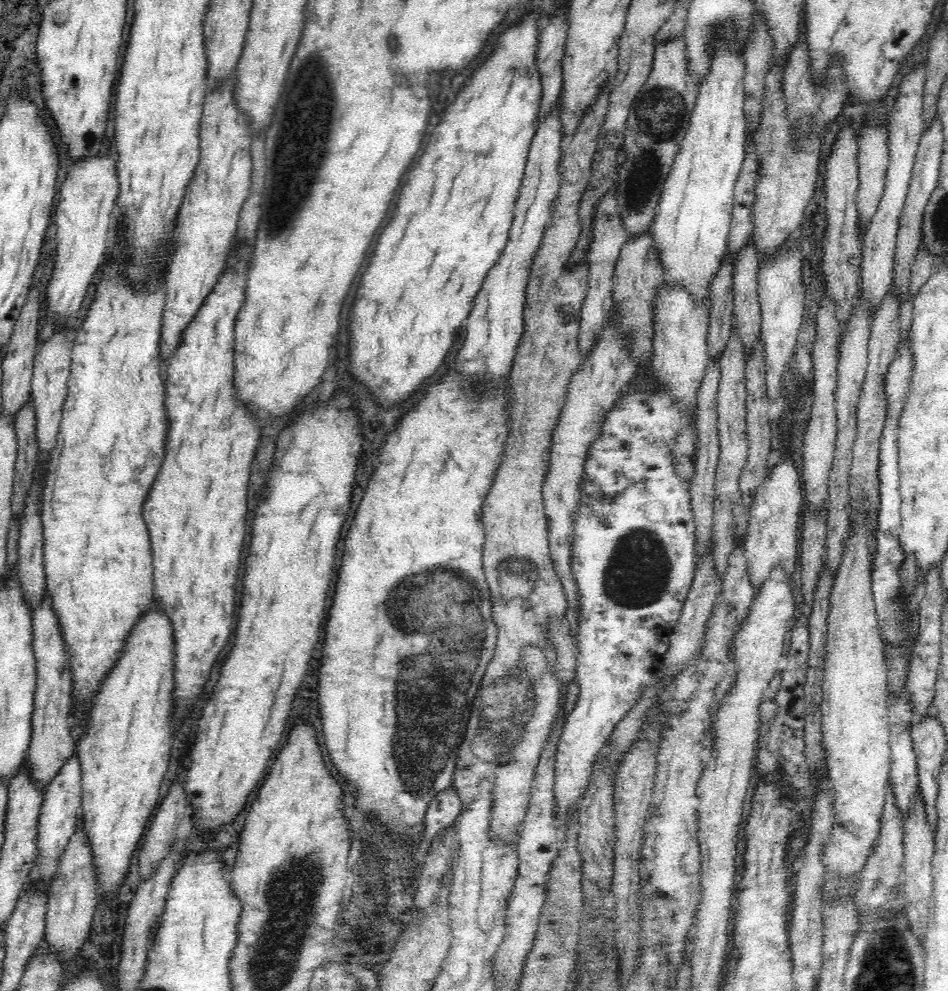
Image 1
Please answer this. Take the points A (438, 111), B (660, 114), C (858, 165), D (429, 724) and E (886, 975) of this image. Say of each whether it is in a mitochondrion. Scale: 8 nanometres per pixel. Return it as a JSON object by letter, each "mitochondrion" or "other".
{"A":"other","B":"mitochondrion","C":"other","D":"mitochondrion","E":"mitochondrion"}

